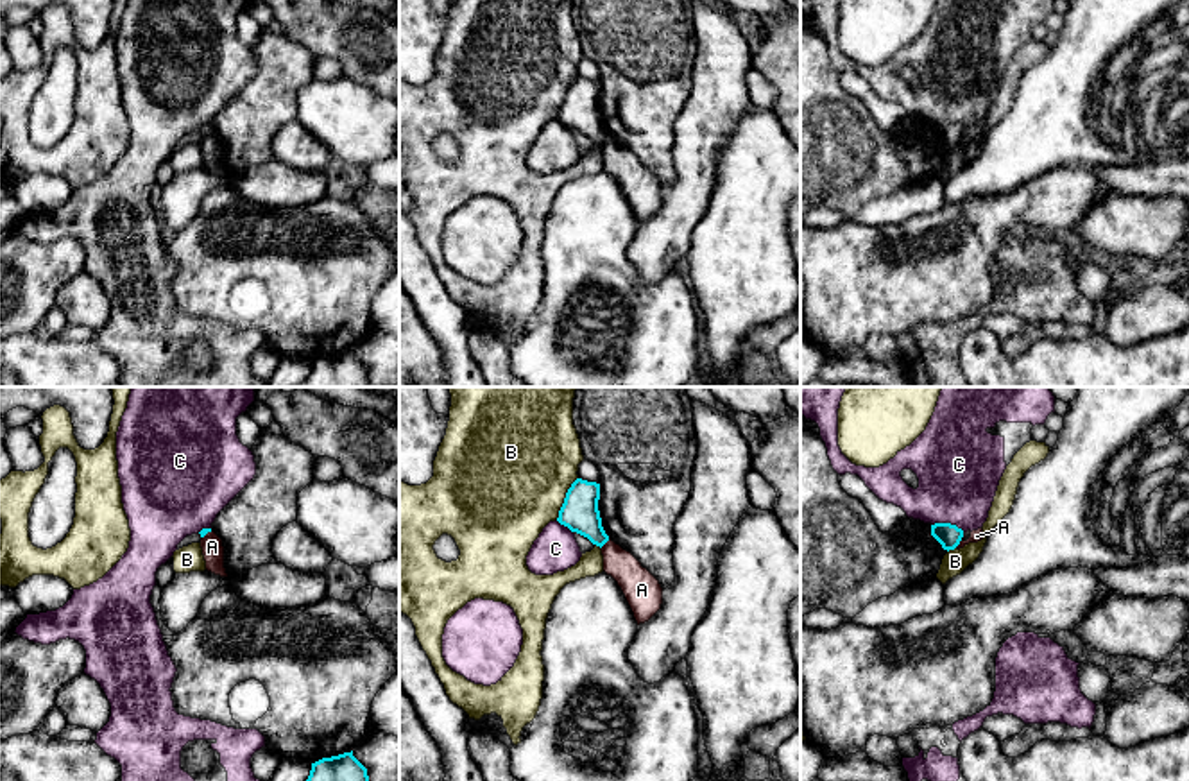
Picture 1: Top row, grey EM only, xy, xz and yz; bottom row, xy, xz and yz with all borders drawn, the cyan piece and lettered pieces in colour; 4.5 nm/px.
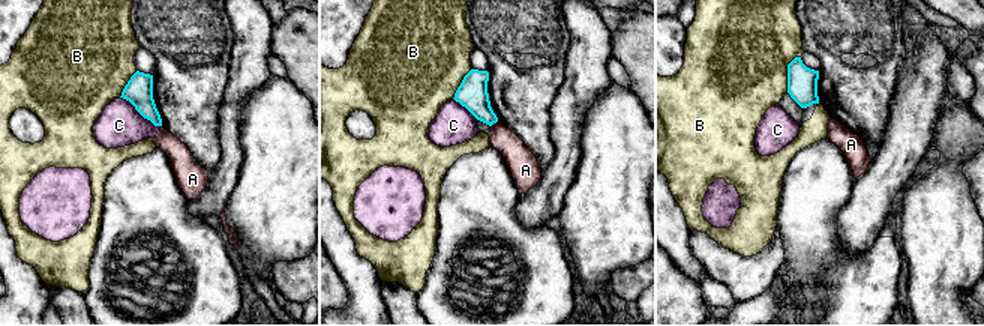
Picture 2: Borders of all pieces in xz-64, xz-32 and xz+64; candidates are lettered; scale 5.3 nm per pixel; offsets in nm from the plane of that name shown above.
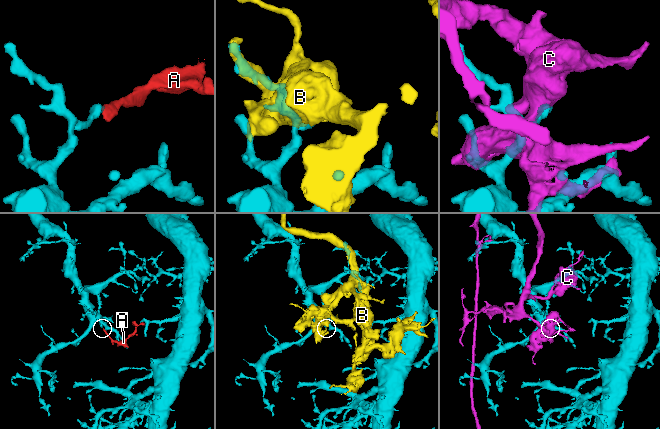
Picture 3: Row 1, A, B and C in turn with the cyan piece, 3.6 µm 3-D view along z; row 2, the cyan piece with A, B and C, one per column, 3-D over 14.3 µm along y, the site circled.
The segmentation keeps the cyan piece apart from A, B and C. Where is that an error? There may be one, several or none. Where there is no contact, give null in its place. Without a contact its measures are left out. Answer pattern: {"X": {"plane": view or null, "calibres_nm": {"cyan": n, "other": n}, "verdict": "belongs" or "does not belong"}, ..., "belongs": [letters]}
{"A": {"plane": "xz", "calibres_nm": {"cyan": 170, "other": 160}, "verdict": "does not belong"}, "B": {"plane": "xz", "calibres_nm": {"cyan": 170, "other": 500}, "verdict": "does not belong"}, "C": {"plane": "yz", "calibres_nm": {"cyan": 110, "other": 380}, "verdict": "does not belong"}, "belongs": []}

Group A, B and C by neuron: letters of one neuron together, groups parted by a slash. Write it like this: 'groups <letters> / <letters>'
groups A / B / C

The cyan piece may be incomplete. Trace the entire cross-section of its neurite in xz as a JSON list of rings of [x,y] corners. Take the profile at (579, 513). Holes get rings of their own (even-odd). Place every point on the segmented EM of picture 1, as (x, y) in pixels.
[[[577,478],[566,493],[557,521],[603,546],[609,541],[598,511],[600,484]]]

